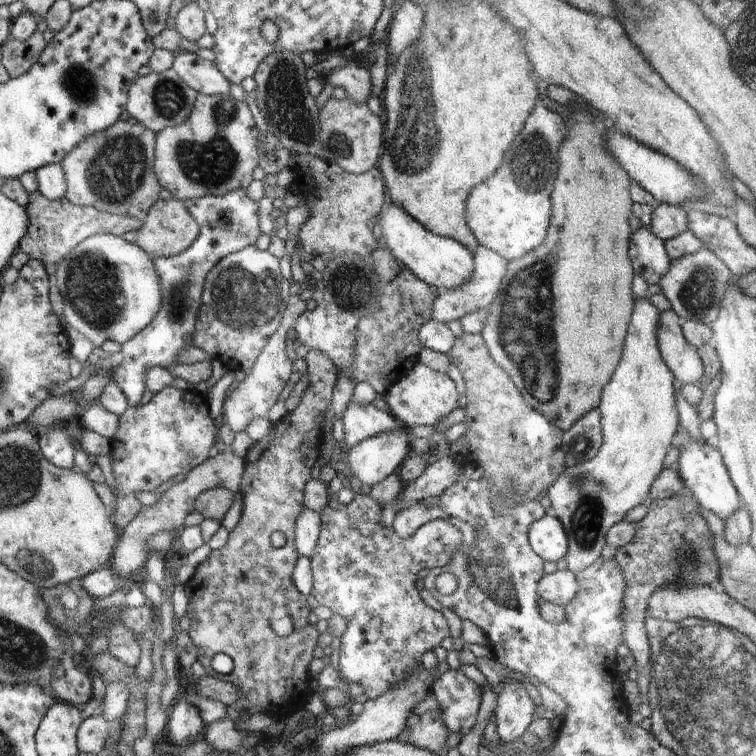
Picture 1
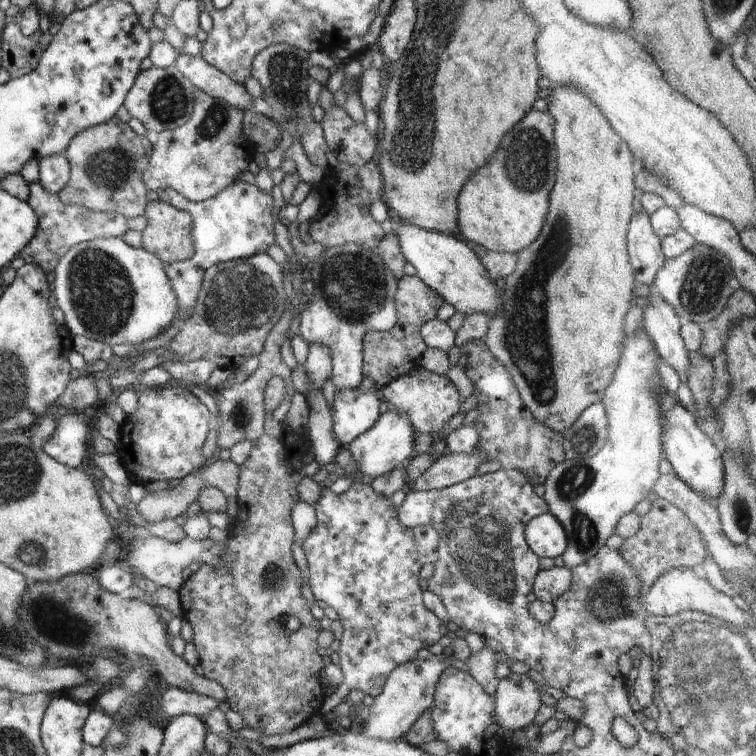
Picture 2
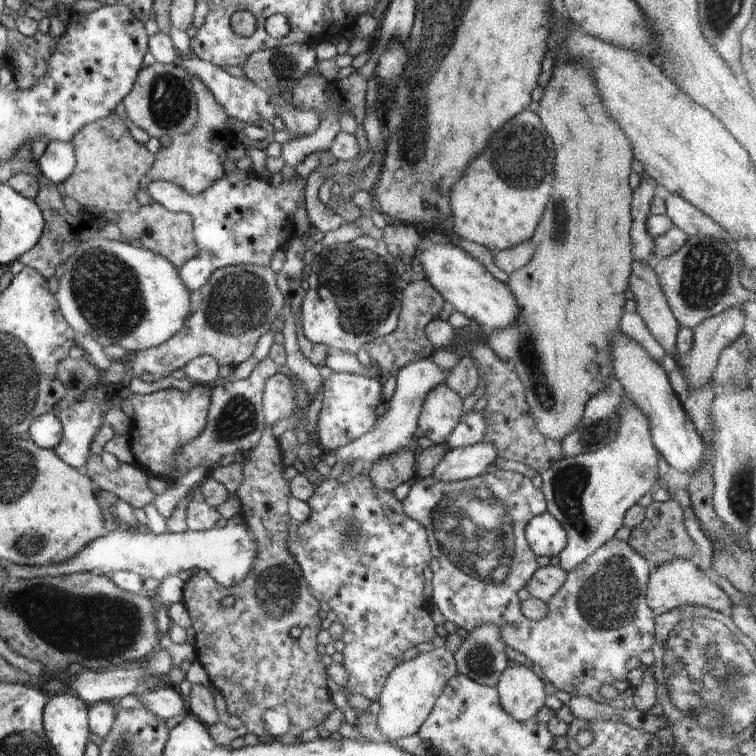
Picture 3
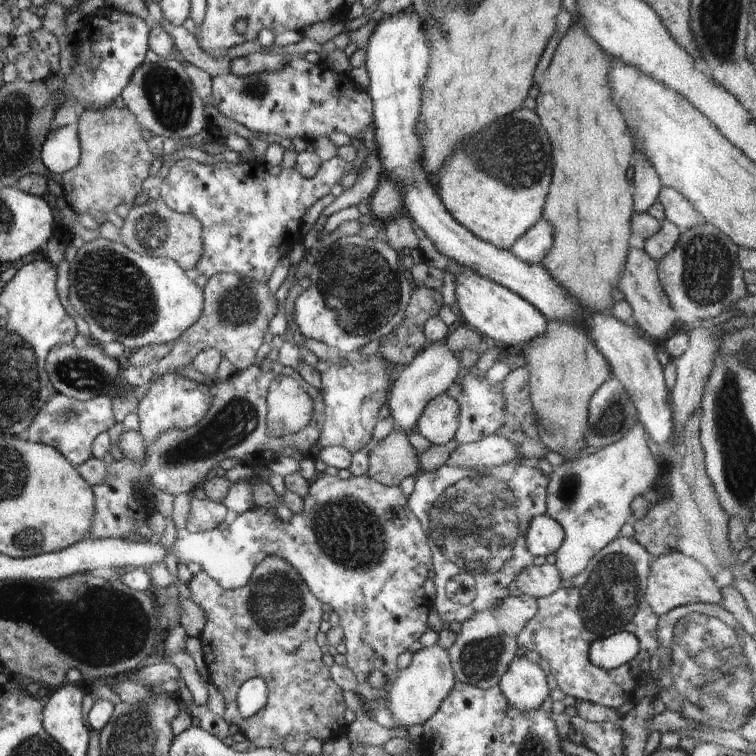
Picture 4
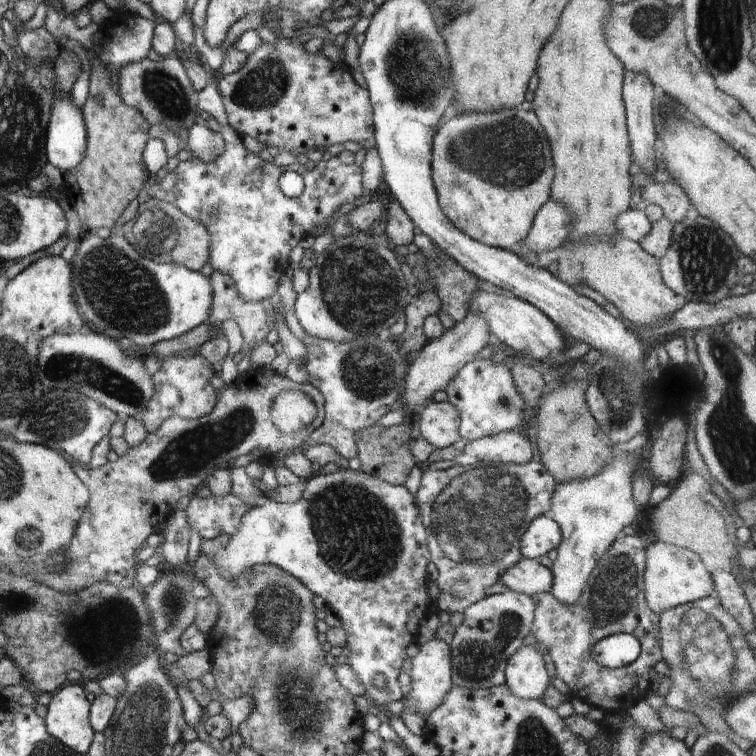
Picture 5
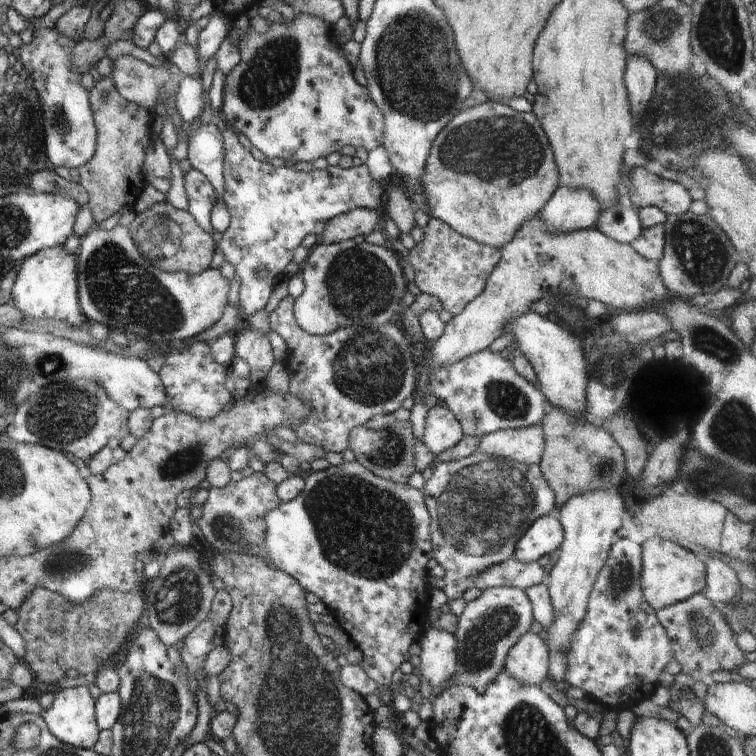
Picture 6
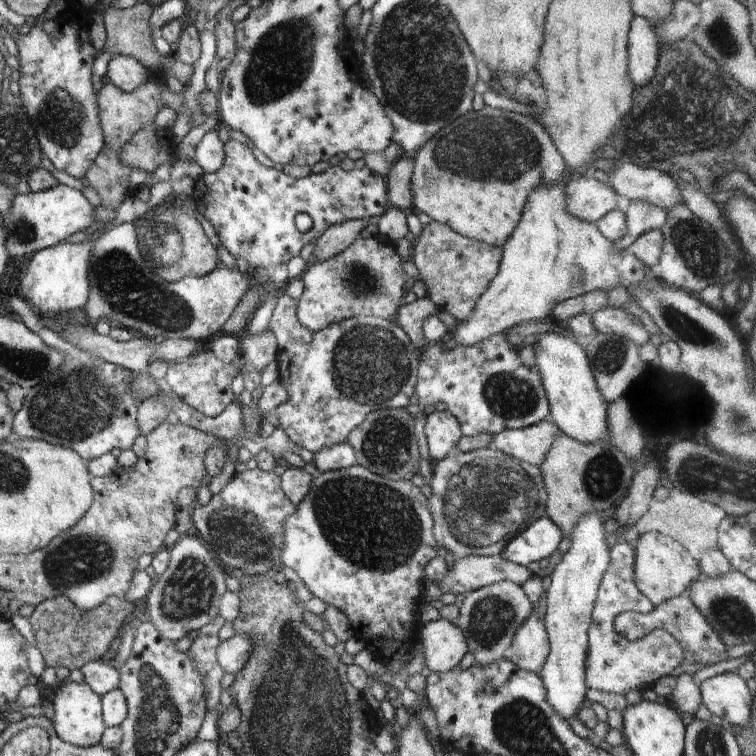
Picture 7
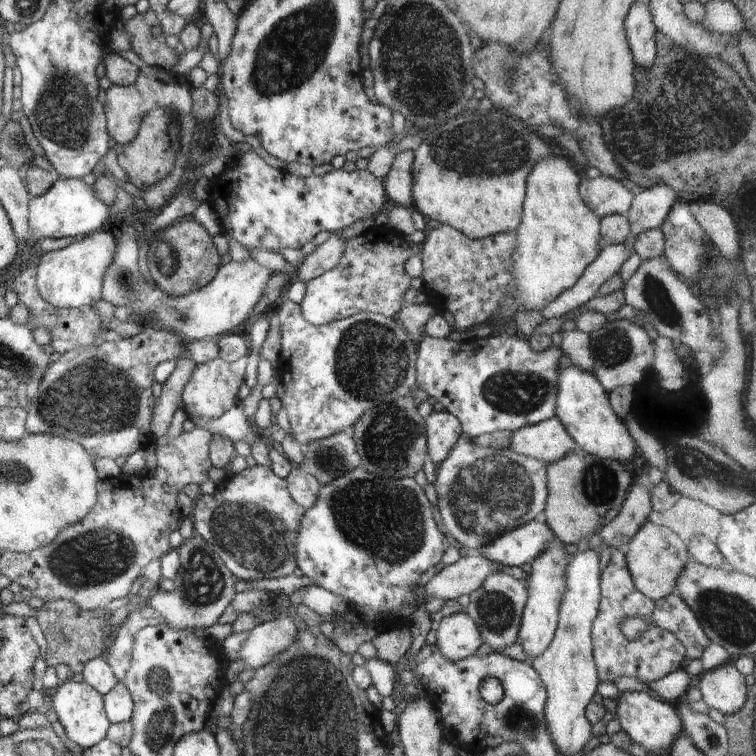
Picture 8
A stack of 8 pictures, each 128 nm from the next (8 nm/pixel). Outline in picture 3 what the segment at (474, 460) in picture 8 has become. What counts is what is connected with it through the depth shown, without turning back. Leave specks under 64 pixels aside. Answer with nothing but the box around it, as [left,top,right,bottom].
[403,468,656,707]

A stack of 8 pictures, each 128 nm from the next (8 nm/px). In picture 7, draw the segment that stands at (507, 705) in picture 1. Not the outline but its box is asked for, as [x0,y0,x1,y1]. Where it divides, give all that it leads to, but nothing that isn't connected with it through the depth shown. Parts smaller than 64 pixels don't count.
[504,612,549,675]

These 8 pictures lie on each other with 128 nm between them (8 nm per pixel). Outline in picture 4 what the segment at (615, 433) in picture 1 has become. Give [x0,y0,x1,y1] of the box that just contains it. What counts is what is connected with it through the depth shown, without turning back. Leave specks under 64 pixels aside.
[547,422,660,587]

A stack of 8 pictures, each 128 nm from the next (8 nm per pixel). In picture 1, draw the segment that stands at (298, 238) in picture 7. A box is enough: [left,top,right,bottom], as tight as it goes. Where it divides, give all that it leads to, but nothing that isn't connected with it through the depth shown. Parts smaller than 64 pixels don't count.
[113,189,262,407]

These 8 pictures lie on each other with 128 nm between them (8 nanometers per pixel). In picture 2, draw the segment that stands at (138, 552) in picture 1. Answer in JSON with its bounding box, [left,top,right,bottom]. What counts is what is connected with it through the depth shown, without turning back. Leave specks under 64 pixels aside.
[136,457,239,523]

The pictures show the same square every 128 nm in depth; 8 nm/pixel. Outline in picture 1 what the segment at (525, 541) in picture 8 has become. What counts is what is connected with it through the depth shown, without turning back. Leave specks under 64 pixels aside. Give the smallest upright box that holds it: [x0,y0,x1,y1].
[529,512,567,560]

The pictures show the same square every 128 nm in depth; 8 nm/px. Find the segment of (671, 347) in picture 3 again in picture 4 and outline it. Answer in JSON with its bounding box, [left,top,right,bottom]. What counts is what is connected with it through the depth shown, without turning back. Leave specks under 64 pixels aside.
[618,247,675,342]

